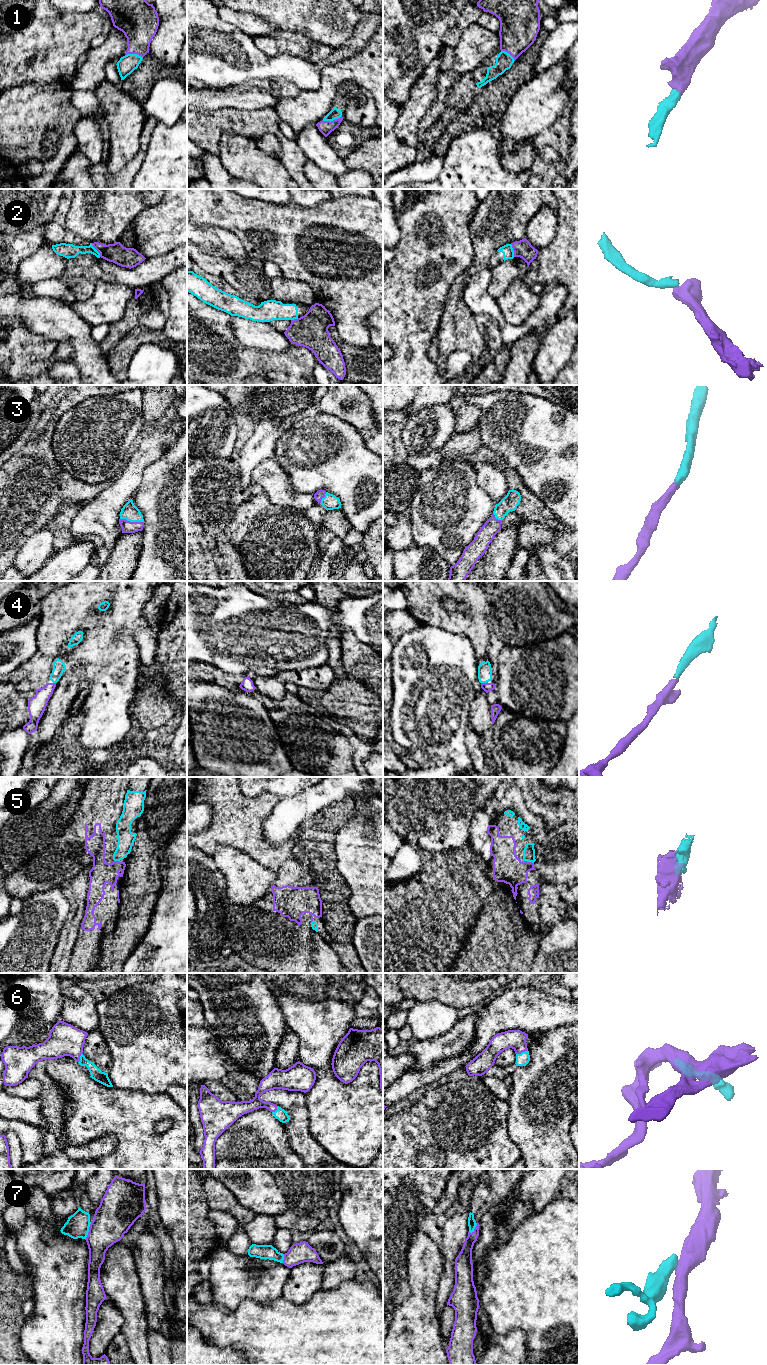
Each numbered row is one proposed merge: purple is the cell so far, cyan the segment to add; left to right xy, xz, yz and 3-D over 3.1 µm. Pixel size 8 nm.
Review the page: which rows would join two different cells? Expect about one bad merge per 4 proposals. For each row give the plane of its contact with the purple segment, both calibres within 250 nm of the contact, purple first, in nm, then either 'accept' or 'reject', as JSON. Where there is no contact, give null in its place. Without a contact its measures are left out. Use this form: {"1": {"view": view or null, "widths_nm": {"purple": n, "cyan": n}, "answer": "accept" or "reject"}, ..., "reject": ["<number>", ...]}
{"1": {"view": "xz", "widths_nm": {"purple": 110, "cyan": 80}, "answer": "accept"}, "2": {"view": "xy", "widths_nm": {"purple": 160, "cyan": 110}, "answer": "reject"}, "3": {"view": "xy", "widths_nm": {"purple": 100, "cyan": 140}, "answer": "accept"}, "4": {"view": "yz", "widths_nm": {"purple": 80, "cyan": 110}, "answer": "accept"}, "5": {"view": "yz", "widths_nm": {"purple": 240, "cyan": 100}, "answer": "accept"}, "6": {"view": "yz", "widths_nm": {"purple": 160, "cyan": 100}, "answer": "accept"}, "7": {"view": "xy", "widths_nm": {"purple": 300, "cyan": 190}, "answer": "accept"}, "reject": ["2"]}

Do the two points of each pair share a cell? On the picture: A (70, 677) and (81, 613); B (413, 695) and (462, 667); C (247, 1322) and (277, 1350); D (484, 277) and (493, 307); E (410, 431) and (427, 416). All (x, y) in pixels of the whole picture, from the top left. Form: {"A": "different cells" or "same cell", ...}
{"A": "different cells", "B": "same cell", "C": "same cell", "D": "same cell", "E": "same cell"}

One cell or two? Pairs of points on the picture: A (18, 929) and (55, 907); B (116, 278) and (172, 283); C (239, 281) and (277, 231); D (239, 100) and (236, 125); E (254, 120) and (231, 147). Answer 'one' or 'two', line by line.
A: one
B: two
C: two
D: two
E: two

